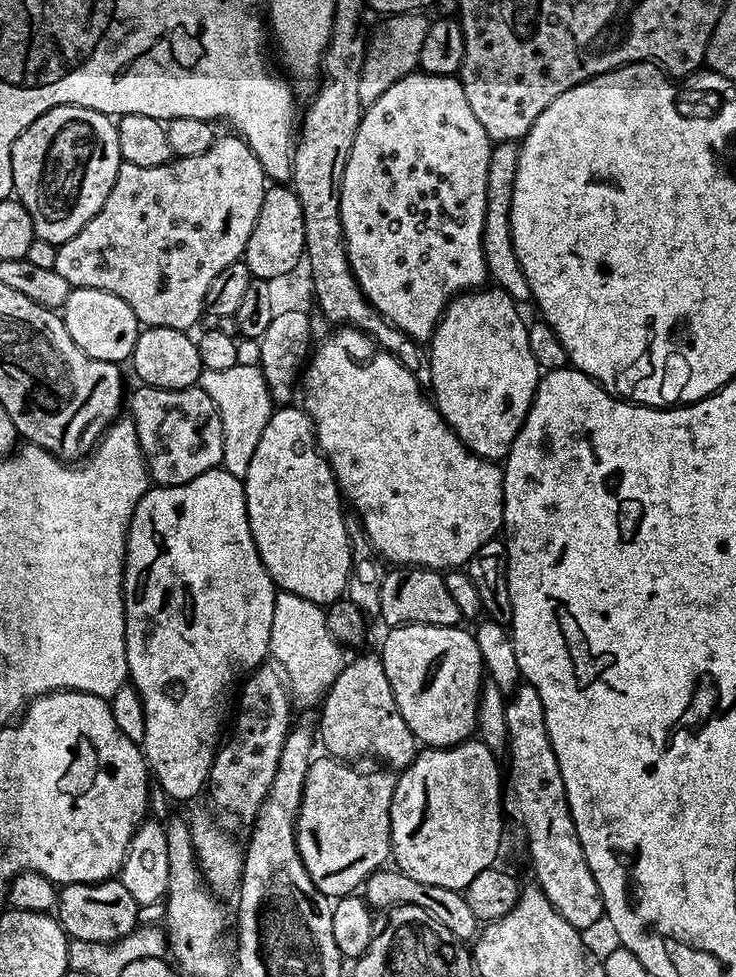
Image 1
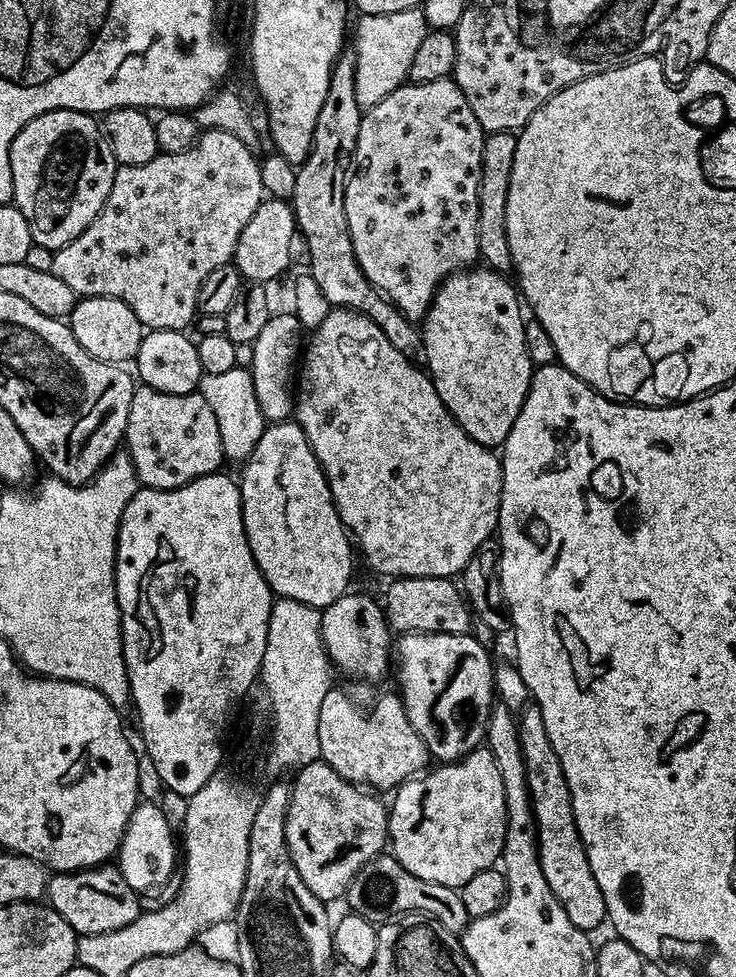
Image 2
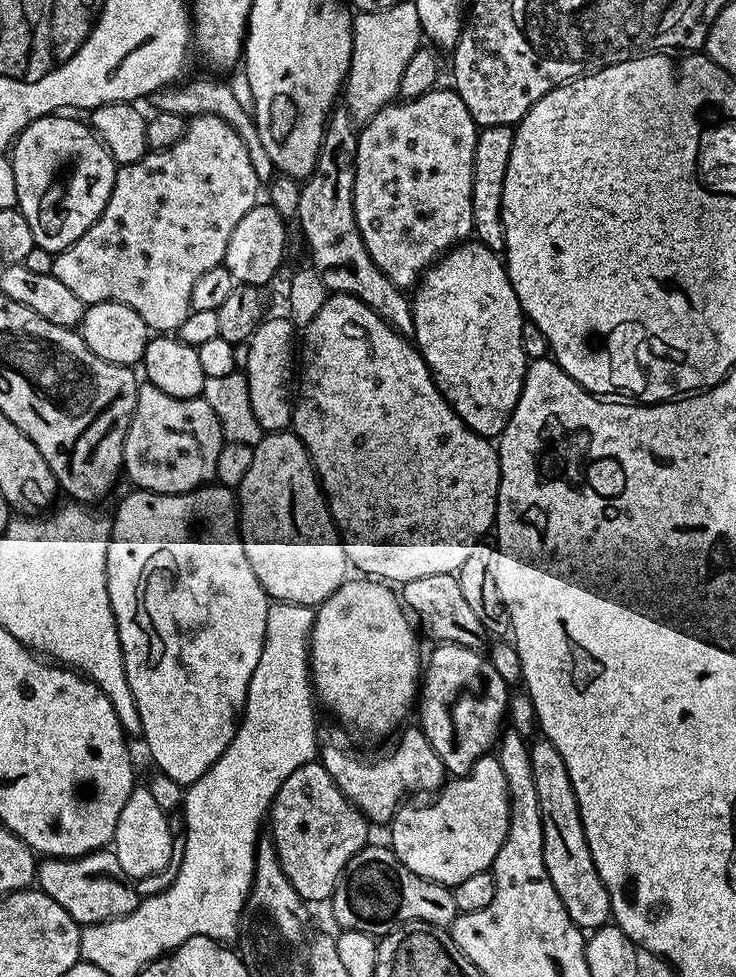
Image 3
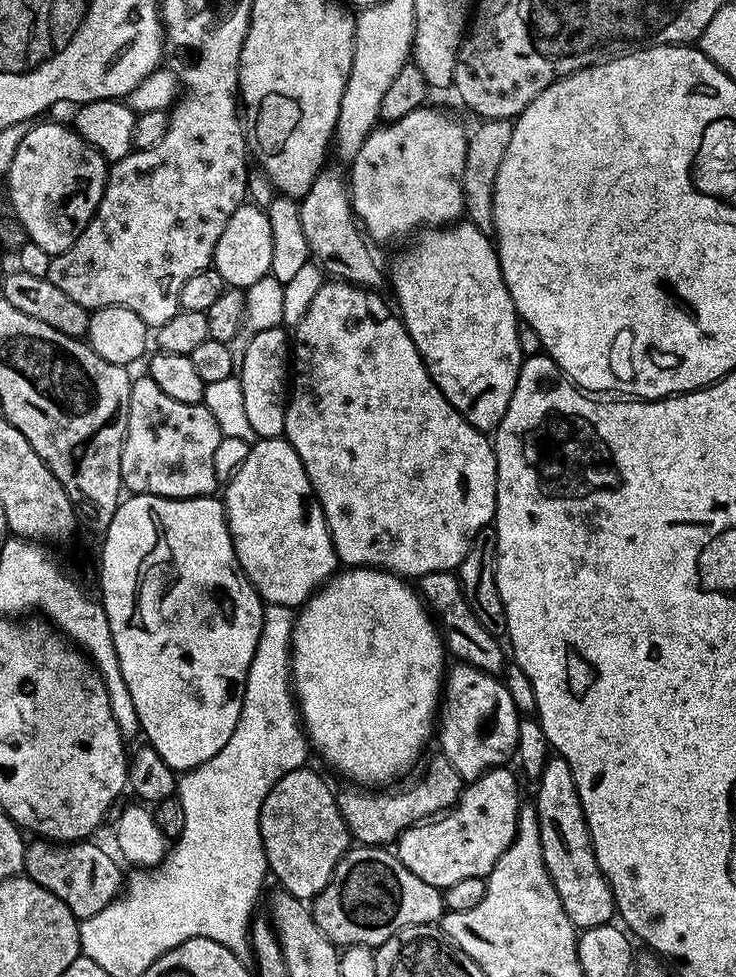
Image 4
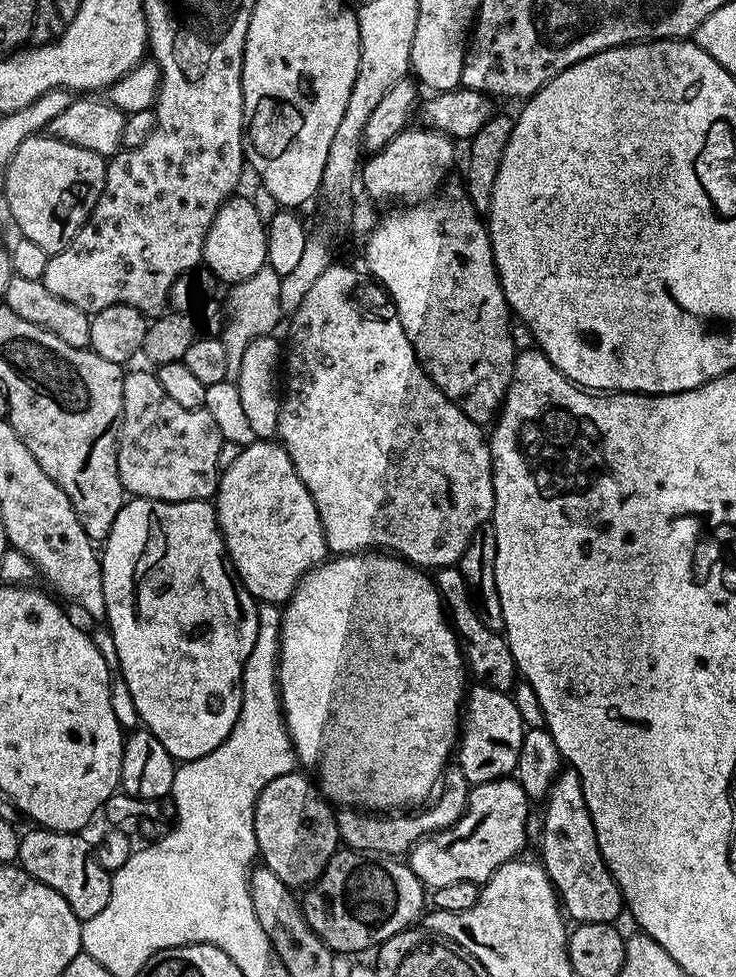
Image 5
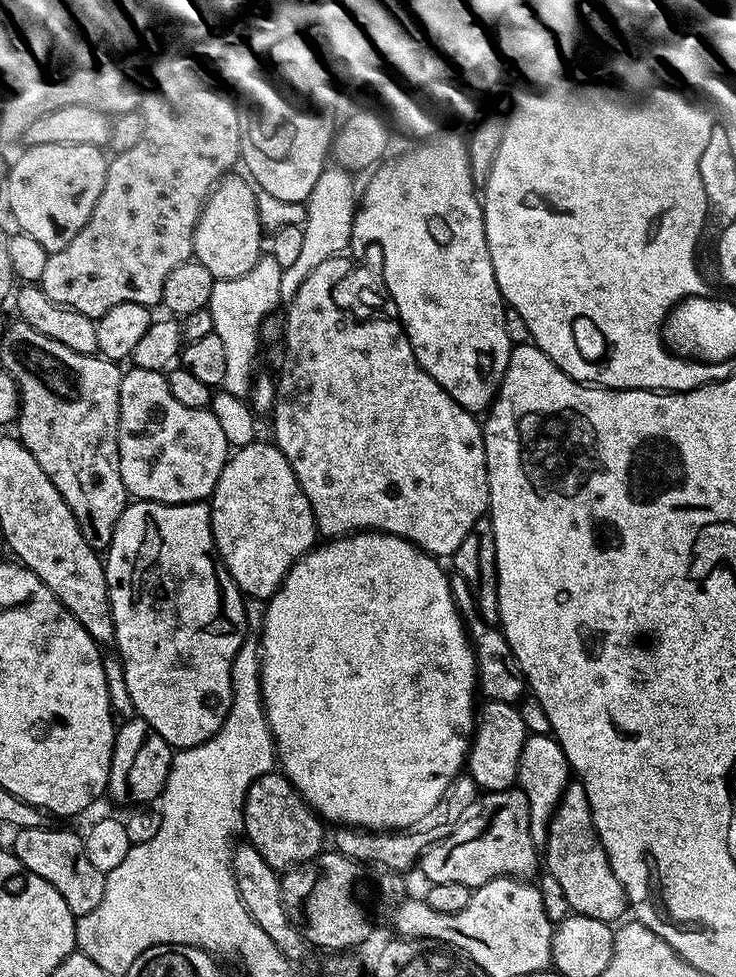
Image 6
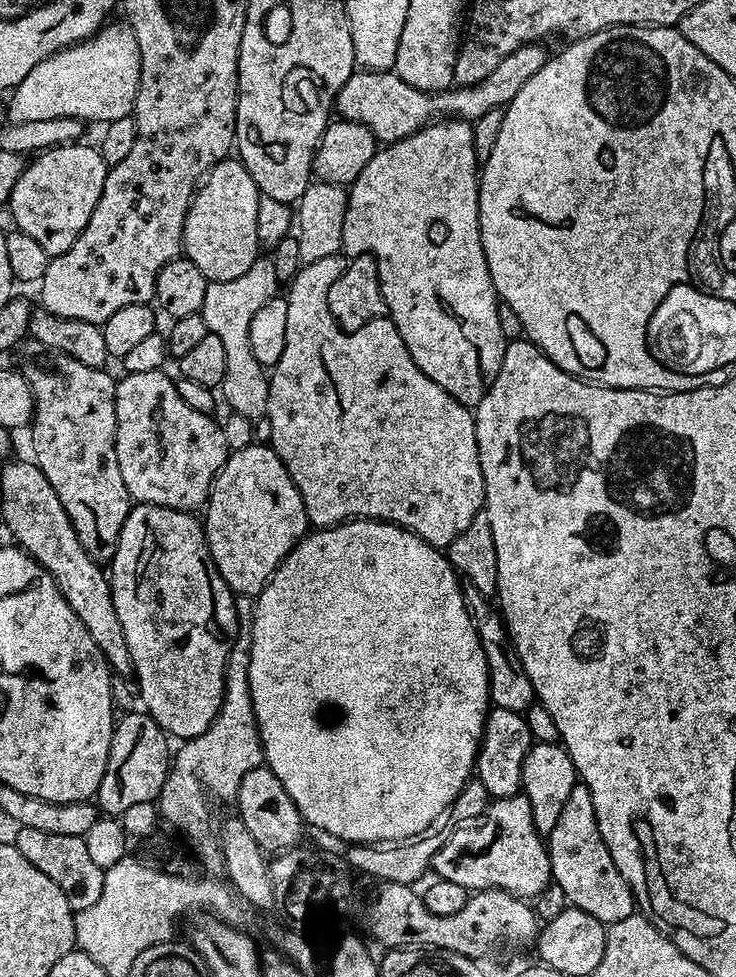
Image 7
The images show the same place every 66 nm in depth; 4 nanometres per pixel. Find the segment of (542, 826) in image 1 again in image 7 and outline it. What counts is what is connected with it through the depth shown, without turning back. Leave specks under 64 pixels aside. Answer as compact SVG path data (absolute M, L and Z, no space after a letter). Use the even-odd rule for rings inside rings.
M577 782L574 790L570 790L570 798L546 843L555 887L560 887L571 907L590 914L605 926L617 924L622 922L622 918L633 915L636 899L632 897L626 878L622 878L618 866L614 866L614 858L610 858L606 842L602 842L594 798L590 798L590 790L583 782Z

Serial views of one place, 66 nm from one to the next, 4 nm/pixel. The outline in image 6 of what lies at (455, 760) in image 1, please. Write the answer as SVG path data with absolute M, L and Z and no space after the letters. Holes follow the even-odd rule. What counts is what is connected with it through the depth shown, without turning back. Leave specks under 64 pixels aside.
M513 786L506 790L487 793L483 798L484 801L479 801L480 813L477 816L462 821L445 840L437 839L429 844L421 856L418 868L419 871L424 871L428 884L459 882L461 886L475 890L499 876L532 878L535 874L538 849L530 838L530 810L526 806L526 794L522 794L519 786Z

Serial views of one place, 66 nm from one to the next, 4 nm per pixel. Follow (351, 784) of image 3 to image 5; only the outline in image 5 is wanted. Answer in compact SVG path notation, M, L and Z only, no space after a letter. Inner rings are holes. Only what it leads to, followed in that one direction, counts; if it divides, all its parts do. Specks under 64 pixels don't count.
M449 763L444 769L442 787L439 789L440 804L429 803L419 810L400 810L395 814L373 814L371 811L351 806L341 807L336 812L340 843L343 847L353 848L355 852L373 852L379 856L403 857L411 852L419 840L452 825L467 808L469 791L468 779L466 774L462 774L459 764Z

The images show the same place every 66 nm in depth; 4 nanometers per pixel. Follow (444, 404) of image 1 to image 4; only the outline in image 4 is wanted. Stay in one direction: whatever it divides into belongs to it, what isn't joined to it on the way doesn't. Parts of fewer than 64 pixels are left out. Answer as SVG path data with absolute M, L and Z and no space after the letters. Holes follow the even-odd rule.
M467 222L429 228L417 235L415 240L416 245L406 249L404 254L397 258L396 265L392 268L392 276L390 272L390 284L392 280L392 288L396 291L396 300L400 303L400 308L398 307L399 319L404 321L404 329L410 334L430 378L438 386L438 390L442 390L442 394L454 406L454 410L458 410L458 414L462 414L462 418L466 418L466 422L470 422L470 426L474 426L479 432L491 433L502 422L502 418L510 406L510 398L514 394L514 386L518 382L522 359L518 346L518 330L516 329L518 323L516 307L510 298L510 290L506 290L506 282L502 278L500 259L496 253L495 243L486 234L482 234L482 230L478 230L478 226Z

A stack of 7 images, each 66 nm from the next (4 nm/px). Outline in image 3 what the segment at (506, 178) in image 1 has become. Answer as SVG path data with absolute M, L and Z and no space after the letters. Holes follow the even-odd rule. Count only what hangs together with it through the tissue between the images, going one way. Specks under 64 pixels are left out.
M513 125L480 128L474 146L472 167L472 236L475 243L498 254L506 246L506 230L502 226L502 186L506 186L506 166L510 166L510 150L514 150Z

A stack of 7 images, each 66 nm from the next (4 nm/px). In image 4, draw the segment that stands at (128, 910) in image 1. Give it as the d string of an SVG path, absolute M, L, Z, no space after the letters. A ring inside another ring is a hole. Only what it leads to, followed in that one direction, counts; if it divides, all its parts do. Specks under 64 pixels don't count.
M36 838L24 850L26 875L38 882L38 886L50 890L54 898L62 898L62 902L66 902L77 921L98 914L98 910L106 910L106 906L110 906L110 902L121 895L122 885L126 880L125 873L120 873L120 868L116 865L117 857L112 857L106 849L92 843L57 842Z

